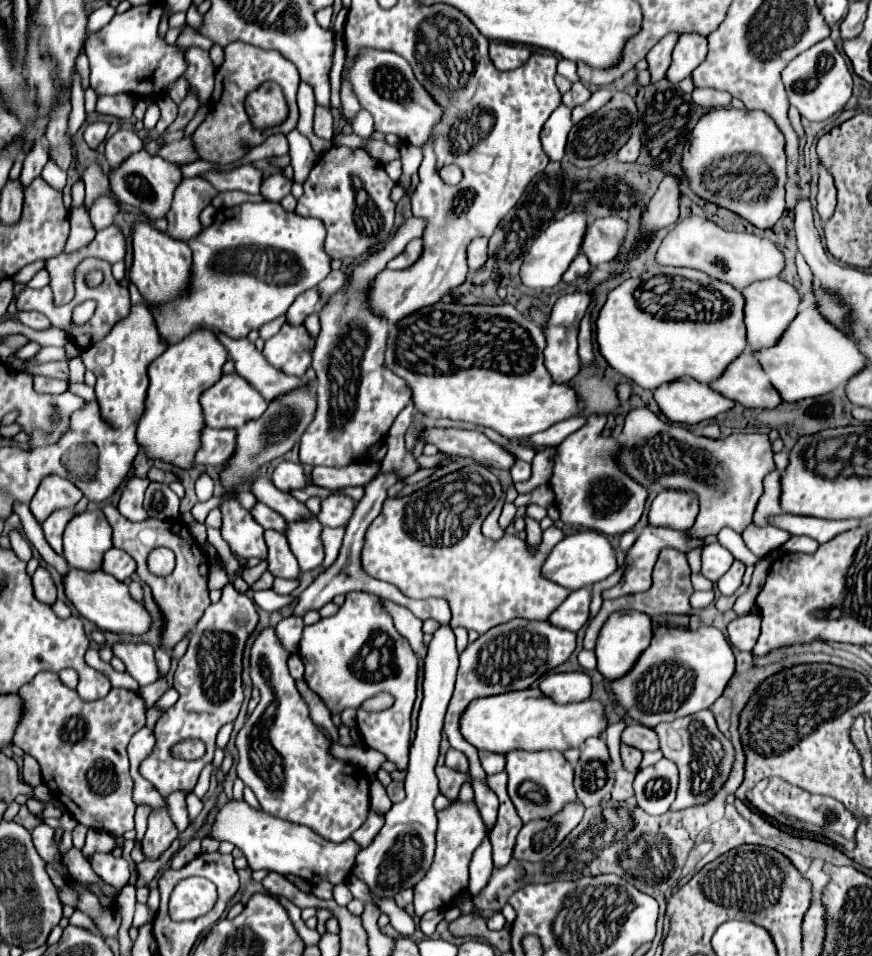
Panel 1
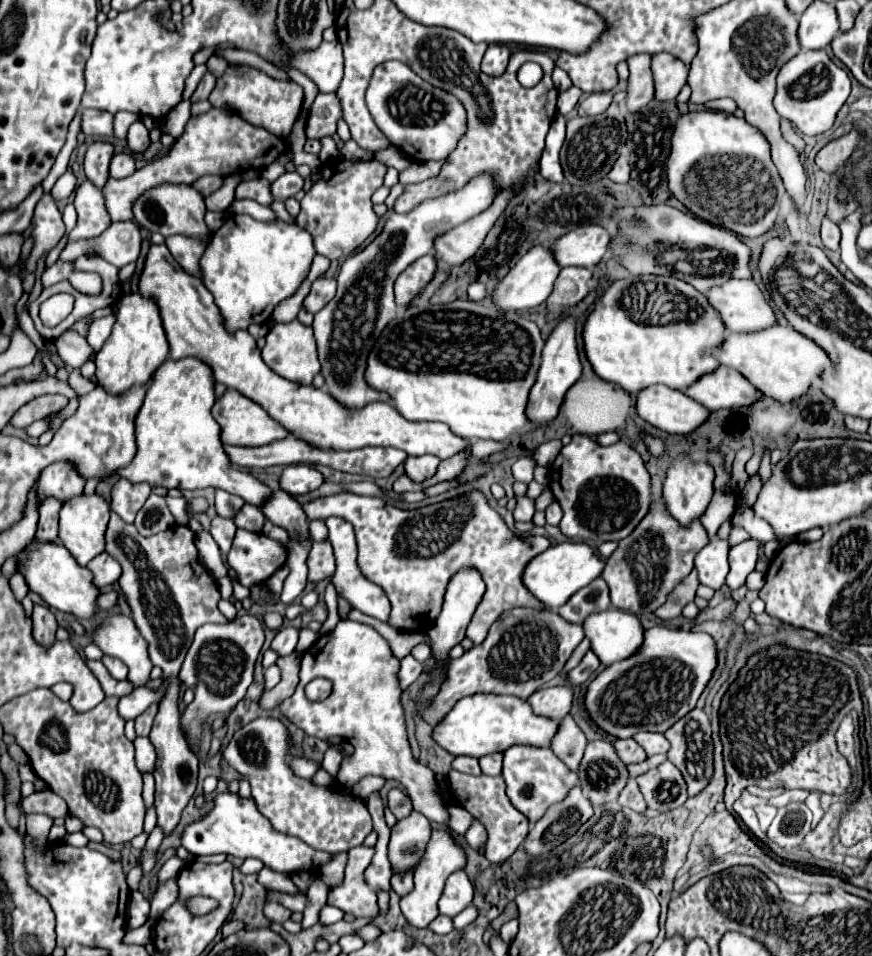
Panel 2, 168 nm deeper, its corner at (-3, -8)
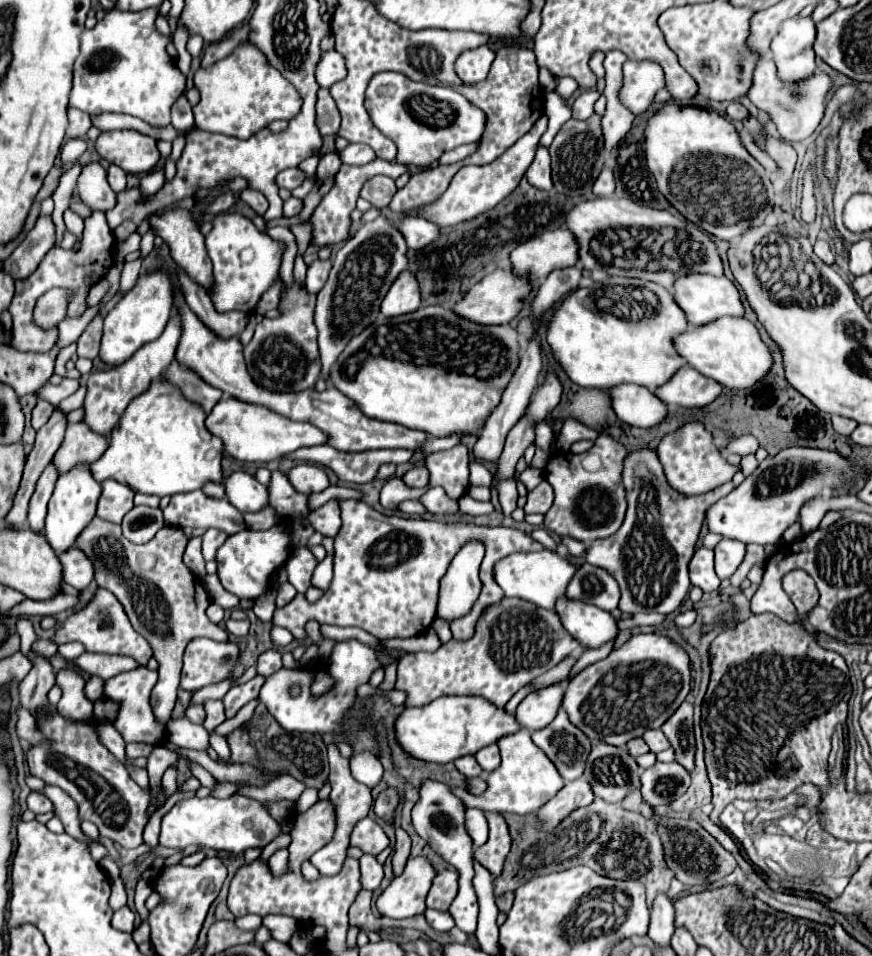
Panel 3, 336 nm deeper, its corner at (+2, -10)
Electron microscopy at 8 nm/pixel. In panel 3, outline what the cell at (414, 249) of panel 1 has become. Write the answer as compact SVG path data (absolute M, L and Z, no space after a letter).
M405 270L393 282L393 286L389 288L389 294L383 298L381 312L385 316L397 316L397 314L413 312L419 306L421 306L421 294L419 294L417 276L409 270Z

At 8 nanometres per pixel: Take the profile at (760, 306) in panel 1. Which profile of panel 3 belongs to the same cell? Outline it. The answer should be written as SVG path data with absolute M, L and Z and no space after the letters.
M687 274L675 282L673 290L677 304L685 310L689 324L693 326L705 326L723 316L745 316L745 306L741 302L741 294L737 286L725 276L717 278L709 274Z

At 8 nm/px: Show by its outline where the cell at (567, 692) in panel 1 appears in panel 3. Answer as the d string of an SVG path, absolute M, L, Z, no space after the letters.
M547 686L543 690L529 694L517 706L517 712L515 712L517 722L521 722L521 726L527 730L545 728L557 716L563 694L565 690L561 686Z

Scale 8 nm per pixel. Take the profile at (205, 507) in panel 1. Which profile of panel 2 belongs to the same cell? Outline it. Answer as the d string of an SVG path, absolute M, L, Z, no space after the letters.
M216 489L215 491L215 510L220 514L220 516L224 516L224 518L232 518L234 516L234 512L238 512L238 510L244 504L244 500L242 498L235 498L231 496L230 493Z

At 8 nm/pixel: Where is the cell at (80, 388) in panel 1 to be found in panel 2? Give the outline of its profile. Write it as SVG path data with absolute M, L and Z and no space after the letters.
M75 368L70 372L68 382L70 386L75 390L77 397L82 396L82 394L87 394L95 388L95 384L87 379L85 379L79 368Z

